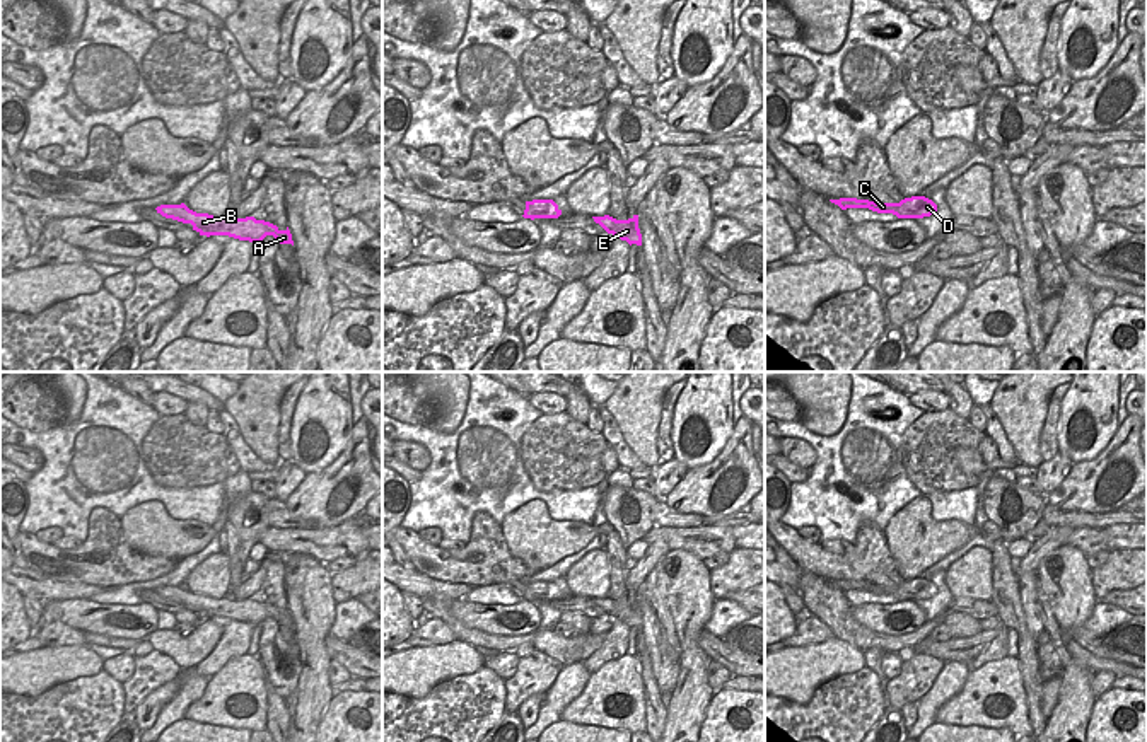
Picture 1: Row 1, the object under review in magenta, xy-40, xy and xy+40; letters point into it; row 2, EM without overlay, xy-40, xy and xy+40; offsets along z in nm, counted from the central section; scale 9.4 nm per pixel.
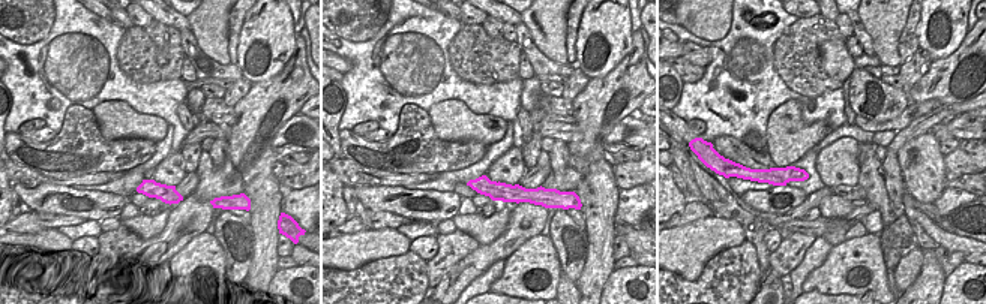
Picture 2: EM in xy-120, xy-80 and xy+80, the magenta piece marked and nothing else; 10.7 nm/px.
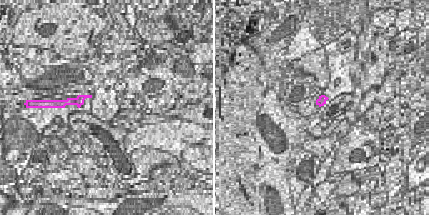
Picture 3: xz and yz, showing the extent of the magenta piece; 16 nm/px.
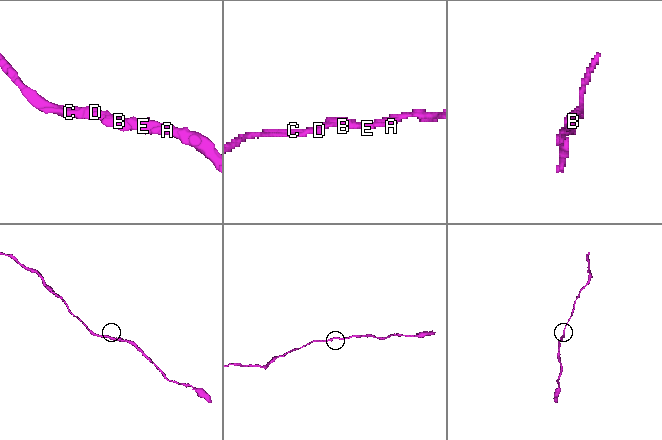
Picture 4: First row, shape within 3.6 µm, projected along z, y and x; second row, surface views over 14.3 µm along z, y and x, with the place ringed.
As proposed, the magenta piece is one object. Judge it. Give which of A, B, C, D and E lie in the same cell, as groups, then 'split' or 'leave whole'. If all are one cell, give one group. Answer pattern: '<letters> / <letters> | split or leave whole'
A B C D E | leave whole

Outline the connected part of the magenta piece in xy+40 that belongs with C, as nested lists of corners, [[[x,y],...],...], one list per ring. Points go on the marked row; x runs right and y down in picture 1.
[[[925,196],[905,198],[900,203],[876,203],[876,201],[857,200],[857,198],[840,198],[830,201],[838,205],[841,210],[869,208],[877,213],[893,213],[898,218],[923,218],[937,212],[937,205]]]

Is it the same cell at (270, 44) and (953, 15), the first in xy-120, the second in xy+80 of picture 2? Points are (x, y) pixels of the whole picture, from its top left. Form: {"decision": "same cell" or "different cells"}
{"decision": "same cell"}

